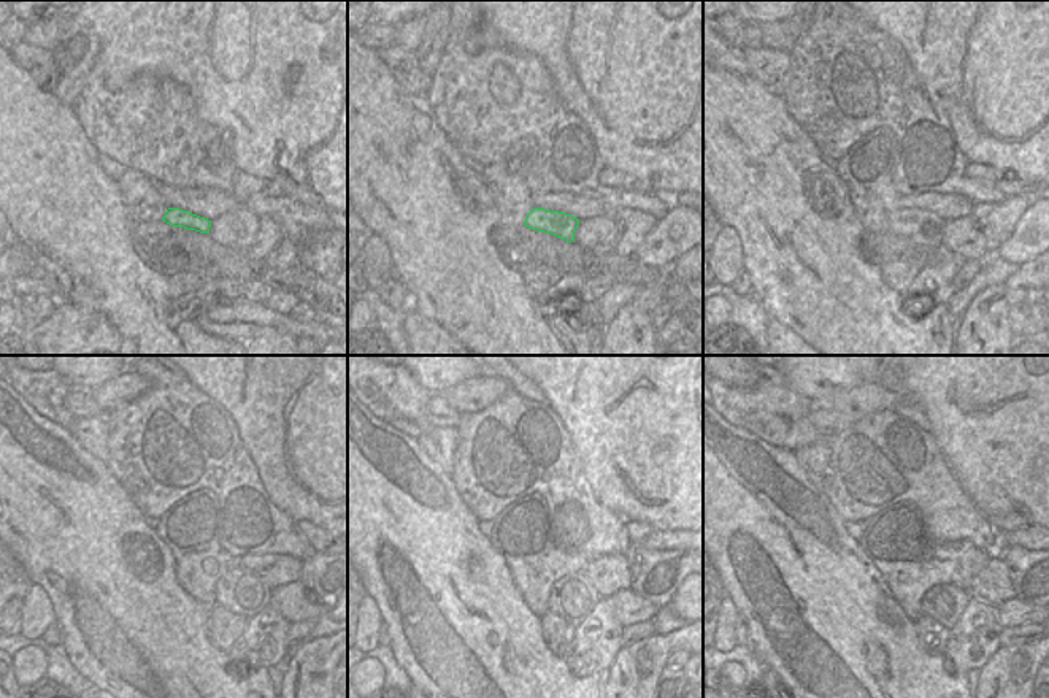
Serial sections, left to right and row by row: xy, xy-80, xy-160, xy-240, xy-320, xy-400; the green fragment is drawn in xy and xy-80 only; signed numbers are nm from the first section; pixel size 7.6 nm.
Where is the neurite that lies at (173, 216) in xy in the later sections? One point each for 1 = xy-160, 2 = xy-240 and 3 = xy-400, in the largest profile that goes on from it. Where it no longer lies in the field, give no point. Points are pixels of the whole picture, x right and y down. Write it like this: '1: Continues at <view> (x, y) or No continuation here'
1: Continues at xy-160 (922, 227)
2: Continues at xy-240 (208, 584)
3: Continues at xy-400 (945, 603).

